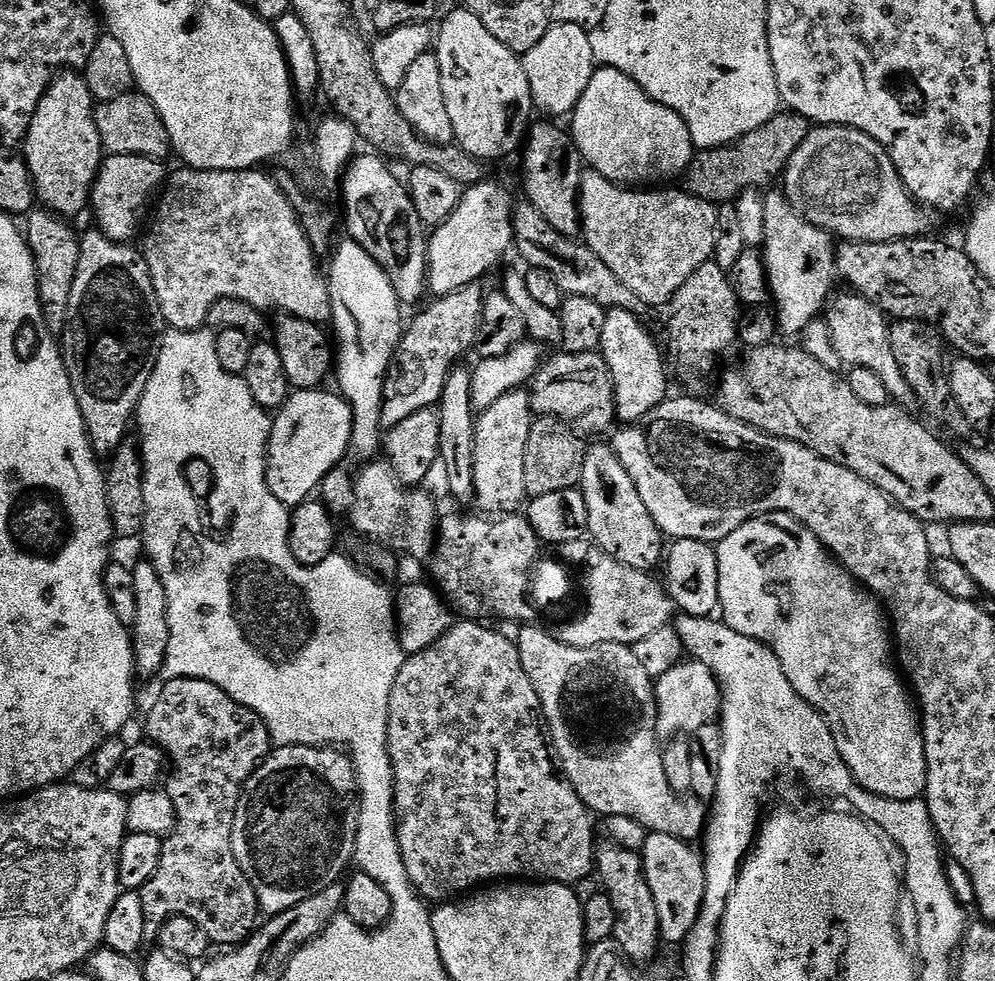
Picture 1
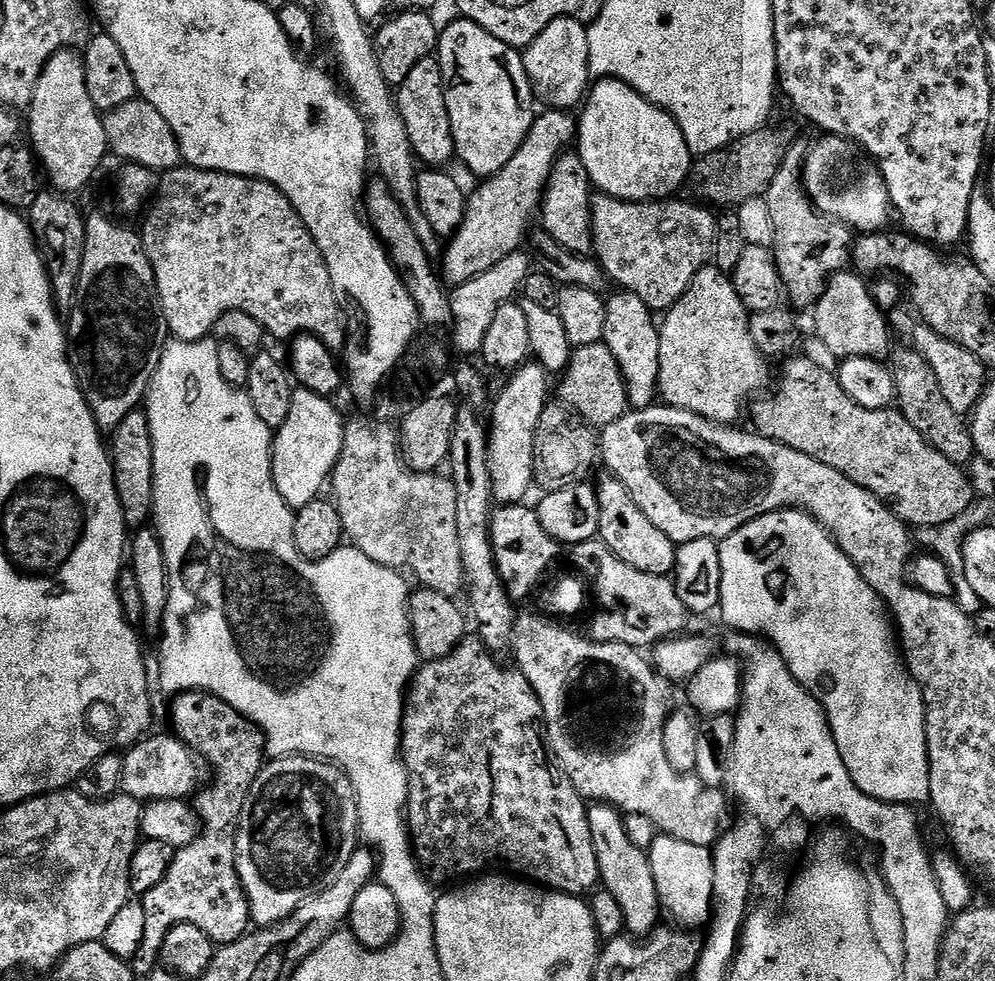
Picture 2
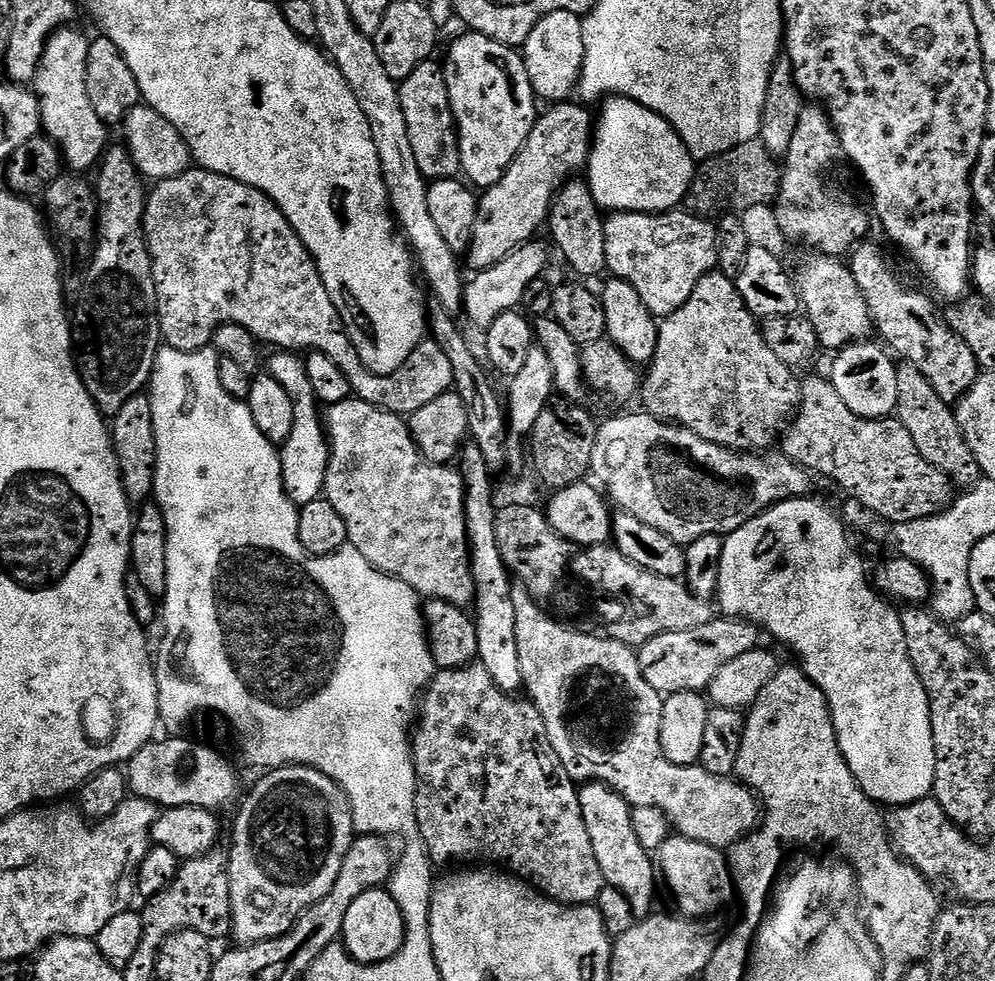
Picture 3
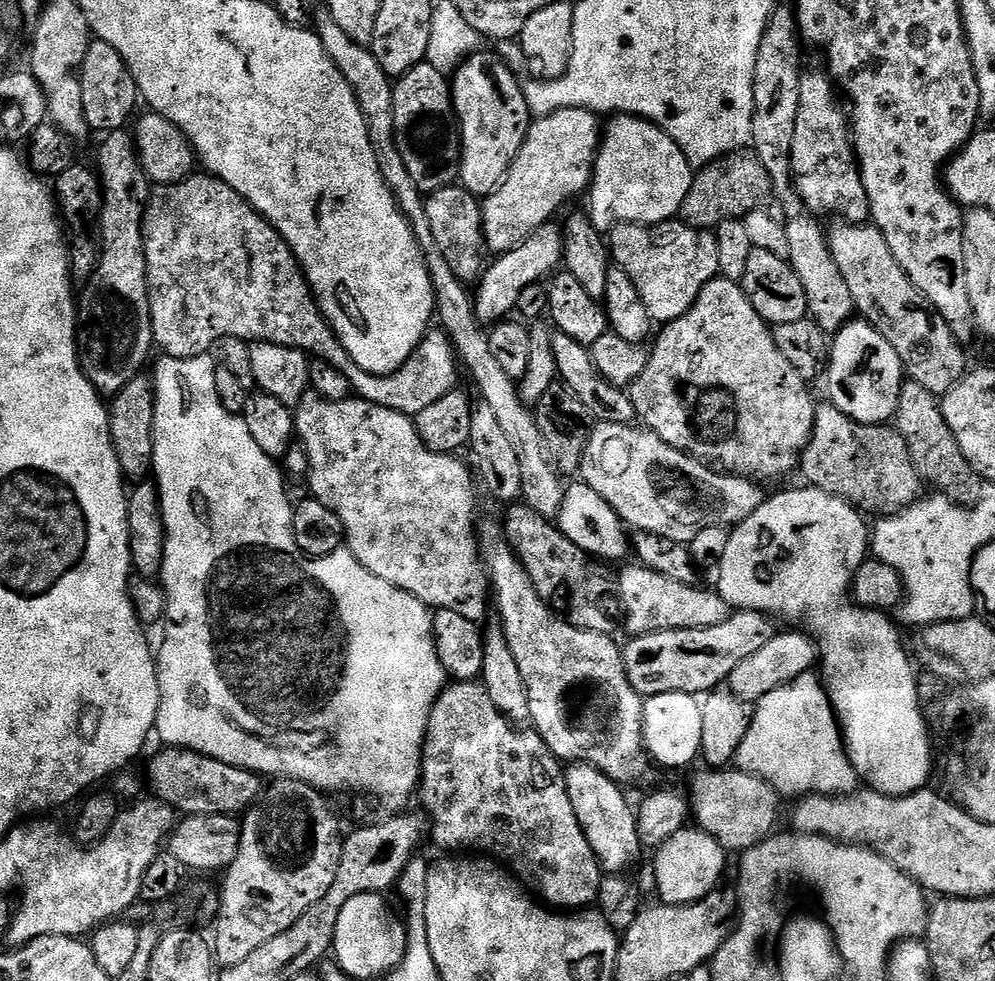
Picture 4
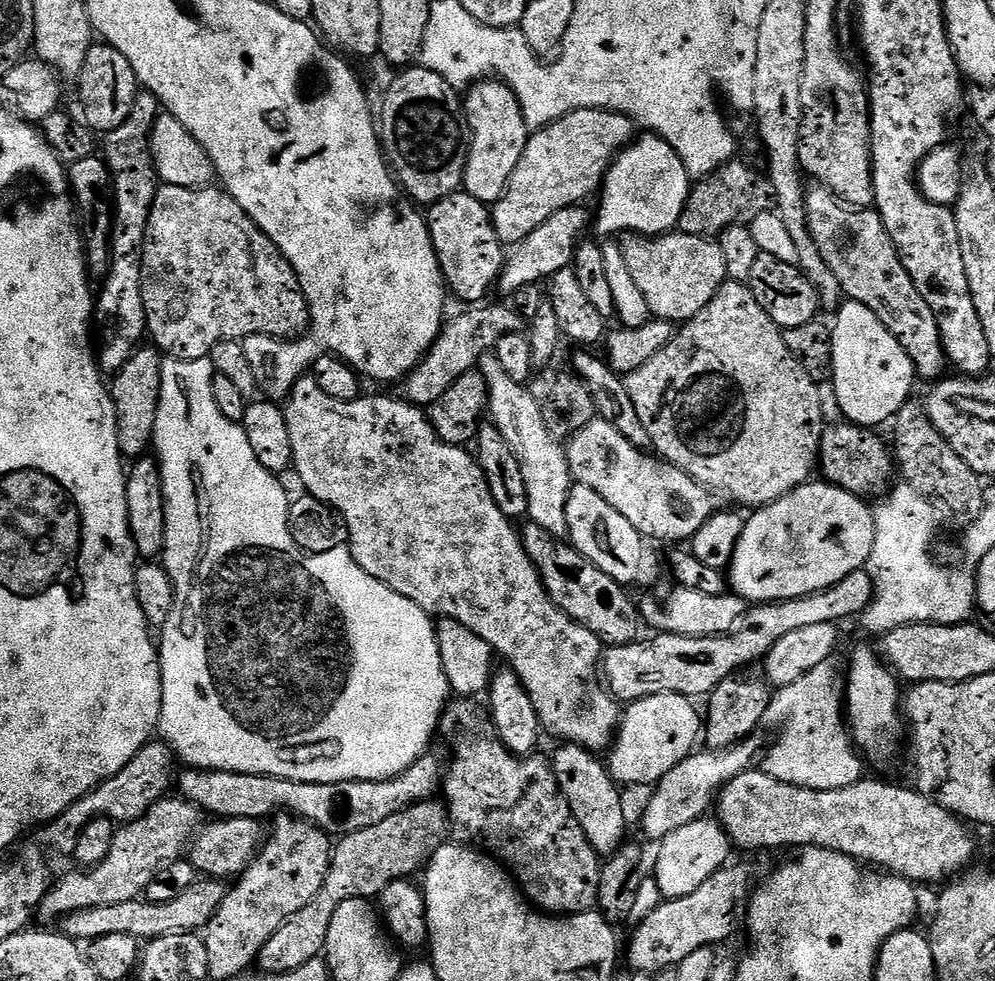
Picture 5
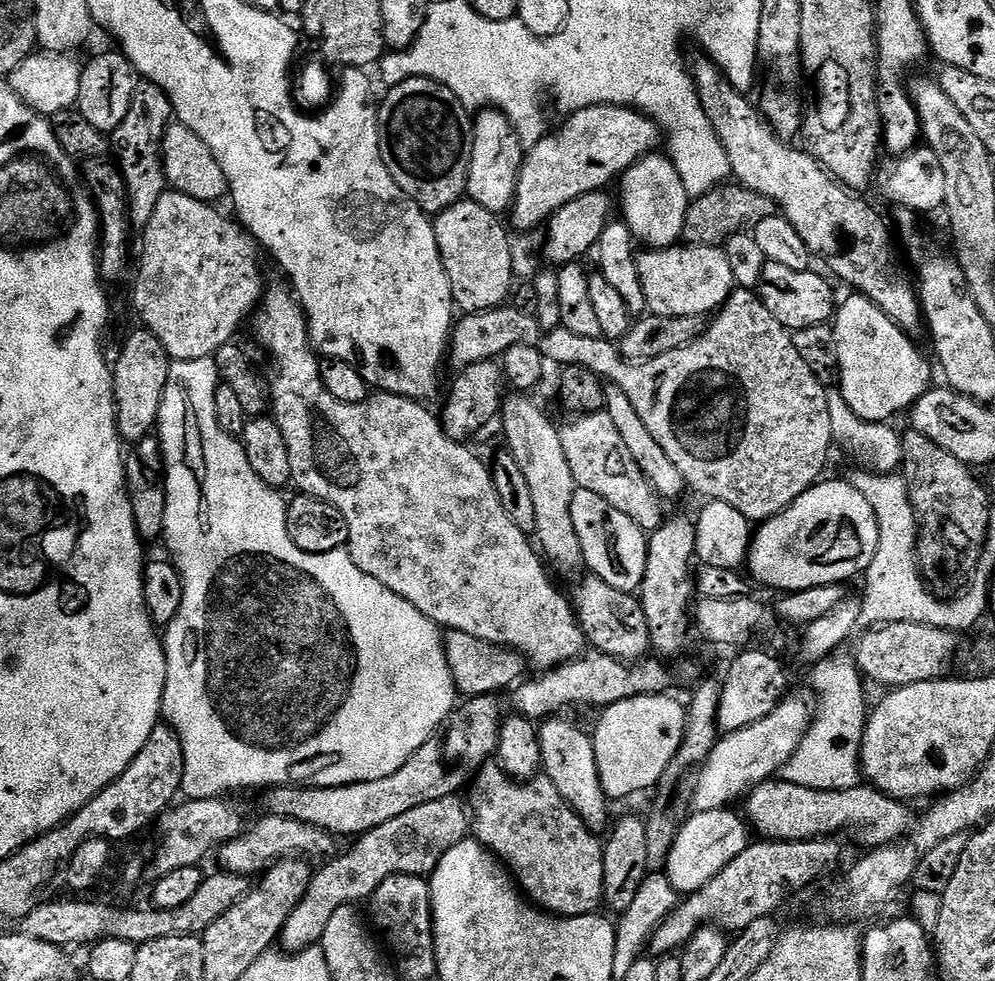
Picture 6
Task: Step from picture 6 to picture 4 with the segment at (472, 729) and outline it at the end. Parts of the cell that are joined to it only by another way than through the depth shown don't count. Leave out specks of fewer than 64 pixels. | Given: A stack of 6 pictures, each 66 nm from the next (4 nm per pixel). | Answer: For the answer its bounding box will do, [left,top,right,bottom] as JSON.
[148,746,266,817]

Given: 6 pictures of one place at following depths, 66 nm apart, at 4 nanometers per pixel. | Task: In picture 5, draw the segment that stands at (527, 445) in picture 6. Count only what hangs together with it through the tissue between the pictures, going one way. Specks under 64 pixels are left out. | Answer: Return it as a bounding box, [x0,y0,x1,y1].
[478,354,574,537]

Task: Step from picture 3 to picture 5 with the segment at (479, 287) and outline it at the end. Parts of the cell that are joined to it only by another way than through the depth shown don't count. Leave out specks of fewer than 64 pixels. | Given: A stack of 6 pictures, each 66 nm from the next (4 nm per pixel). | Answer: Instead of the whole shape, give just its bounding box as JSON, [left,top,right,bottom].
[498,206,590,294]

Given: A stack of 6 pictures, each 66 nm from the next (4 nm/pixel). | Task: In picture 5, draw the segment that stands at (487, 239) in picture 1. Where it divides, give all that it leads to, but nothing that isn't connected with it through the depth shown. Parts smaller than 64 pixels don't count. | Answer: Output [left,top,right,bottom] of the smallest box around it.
[491,108,638,246]

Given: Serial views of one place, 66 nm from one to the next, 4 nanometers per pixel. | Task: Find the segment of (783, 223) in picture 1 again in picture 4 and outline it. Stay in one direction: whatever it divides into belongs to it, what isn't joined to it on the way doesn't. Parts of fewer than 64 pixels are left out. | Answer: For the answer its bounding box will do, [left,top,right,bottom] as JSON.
[790,71,870,224]

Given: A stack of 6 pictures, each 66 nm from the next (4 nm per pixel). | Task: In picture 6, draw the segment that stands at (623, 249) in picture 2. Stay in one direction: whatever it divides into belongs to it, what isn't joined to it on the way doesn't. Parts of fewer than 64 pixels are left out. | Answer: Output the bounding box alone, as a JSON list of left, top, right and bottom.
[637,243,736,316]

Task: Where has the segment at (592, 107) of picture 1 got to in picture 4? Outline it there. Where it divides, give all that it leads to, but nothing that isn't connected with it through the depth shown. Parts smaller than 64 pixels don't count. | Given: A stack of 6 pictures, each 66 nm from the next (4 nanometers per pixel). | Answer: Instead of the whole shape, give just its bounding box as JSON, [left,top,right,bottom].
[586,114,694,234]

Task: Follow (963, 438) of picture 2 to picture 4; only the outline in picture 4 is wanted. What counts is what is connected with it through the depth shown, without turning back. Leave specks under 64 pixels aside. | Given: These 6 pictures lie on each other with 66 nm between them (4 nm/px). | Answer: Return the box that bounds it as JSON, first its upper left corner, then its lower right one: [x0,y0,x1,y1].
[894,379,976,497]

